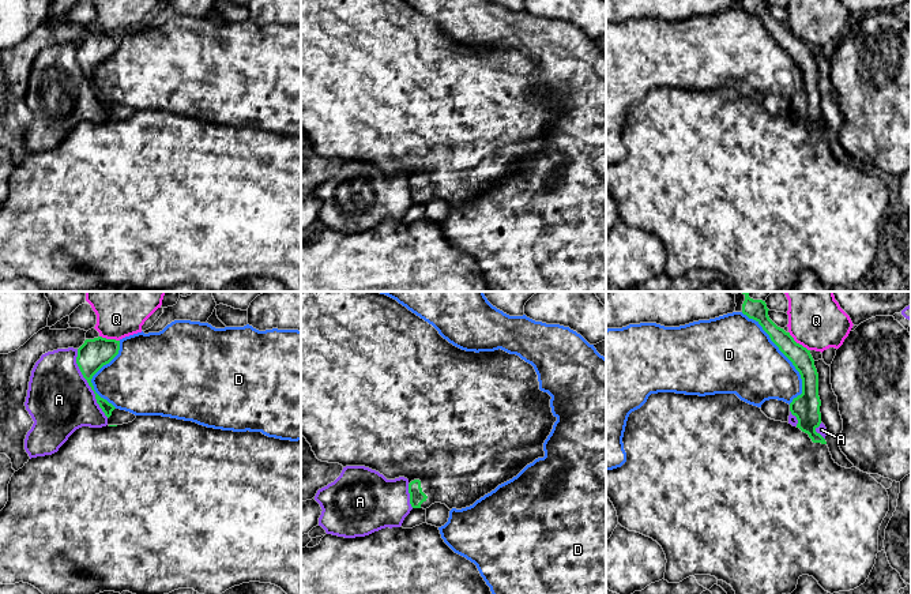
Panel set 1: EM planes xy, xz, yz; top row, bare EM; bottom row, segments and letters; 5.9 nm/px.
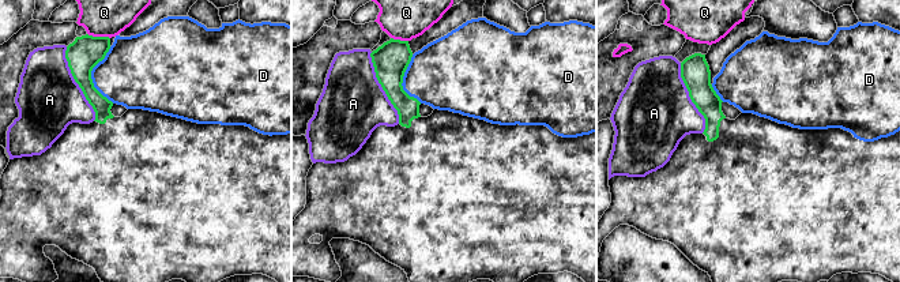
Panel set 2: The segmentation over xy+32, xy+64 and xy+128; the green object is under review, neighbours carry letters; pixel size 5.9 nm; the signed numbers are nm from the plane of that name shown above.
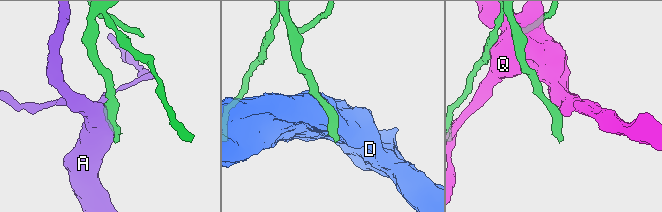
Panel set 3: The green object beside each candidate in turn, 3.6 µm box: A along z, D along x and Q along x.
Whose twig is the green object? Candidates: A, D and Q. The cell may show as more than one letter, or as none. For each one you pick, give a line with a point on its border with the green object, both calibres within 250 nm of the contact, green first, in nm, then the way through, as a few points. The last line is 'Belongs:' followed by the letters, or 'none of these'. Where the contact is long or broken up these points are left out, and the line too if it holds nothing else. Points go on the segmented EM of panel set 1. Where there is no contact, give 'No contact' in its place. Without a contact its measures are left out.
Belongs: none of these

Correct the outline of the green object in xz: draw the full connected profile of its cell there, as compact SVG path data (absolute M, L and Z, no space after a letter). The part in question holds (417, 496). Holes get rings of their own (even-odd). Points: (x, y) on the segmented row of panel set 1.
M301 292L301 435L310 444L316 458L321 462L339 463L343 467L365 466L379 471L387 480L395 480L399 477L407 478L410 504L413 508L426 510L434 503L445 504L449 510L462 510L470 507L477 500L494 490L498 485L516 477L527 465L532 463L535 459L543 458L543 443L550 435L554 422L557 421L557 417L554 417L552 413L550 399L552 396L547 392L539 390L538 375L534 366L522 360L519 356L509 354L501 349L479 353L462 350L444 339L432 324L429 324L428 322L409 311L406 307L399 304L396 300L385 294L380 294L379 292Z

